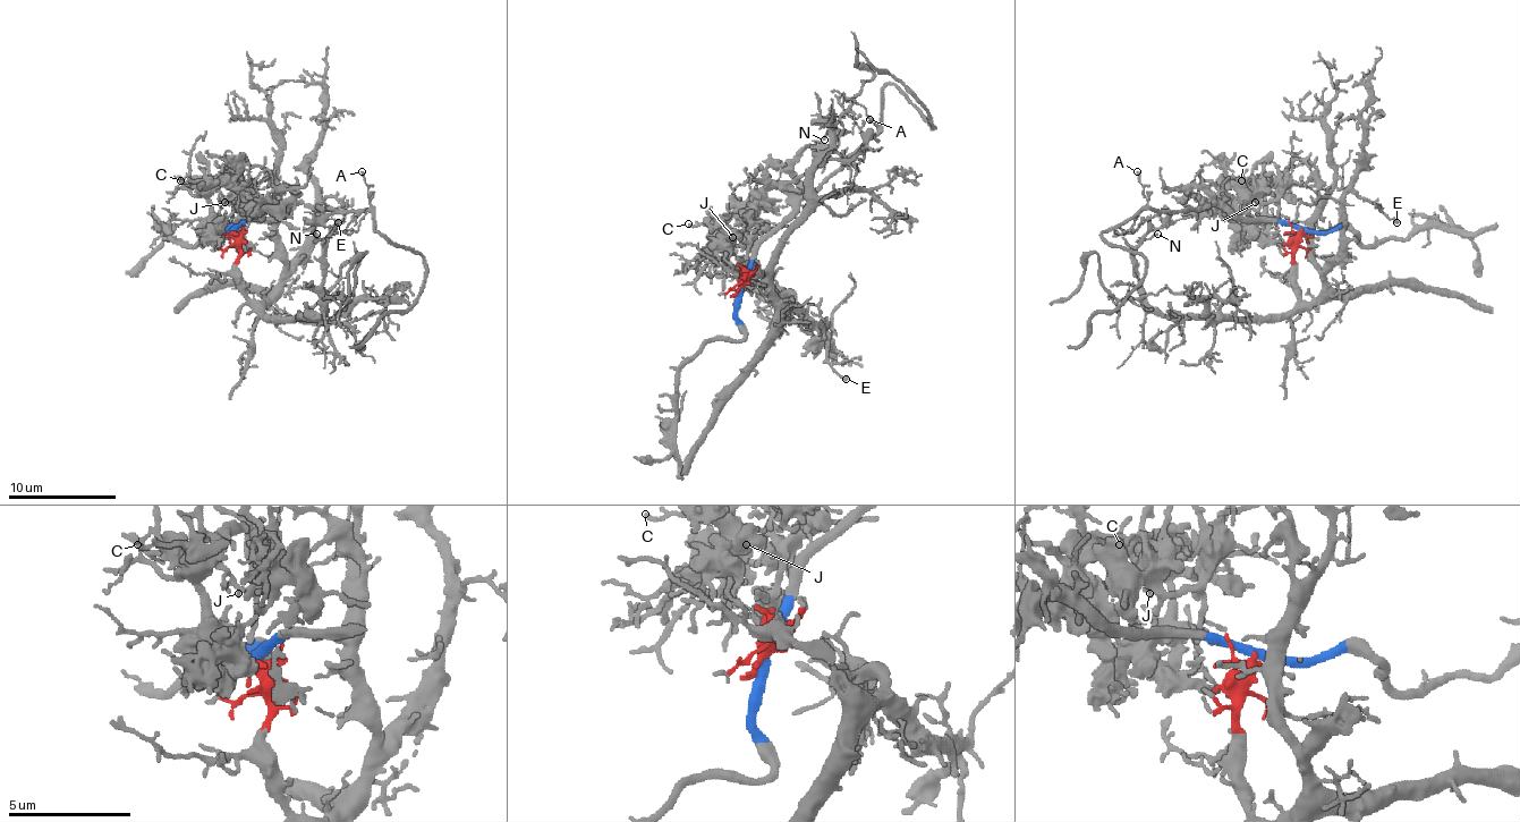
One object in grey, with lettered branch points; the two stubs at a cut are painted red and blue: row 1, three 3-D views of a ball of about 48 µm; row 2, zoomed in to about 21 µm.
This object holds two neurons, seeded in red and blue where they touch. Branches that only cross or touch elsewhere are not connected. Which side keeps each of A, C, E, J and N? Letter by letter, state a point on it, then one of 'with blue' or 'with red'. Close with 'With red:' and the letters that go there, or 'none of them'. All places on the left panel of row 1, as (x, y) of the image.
A: at (362, 171); with blue
C: at (180, 180); with blue
E: at (338, 222); with red
J: at (224, 202); with blue
N: at (316, 234); with red
With red: E, N

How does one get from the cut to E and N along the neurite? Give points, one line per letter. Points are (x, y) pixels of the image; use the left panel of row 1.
E: (231, 232), (239, 252), (237, 284), (261, 303), (312, 230), (317, 193), (320, 209), (339, 222)
N: (231, 232), (239, 252), (237, 287), (266, 316), (322, 313), (325, 244), (317, 232)

